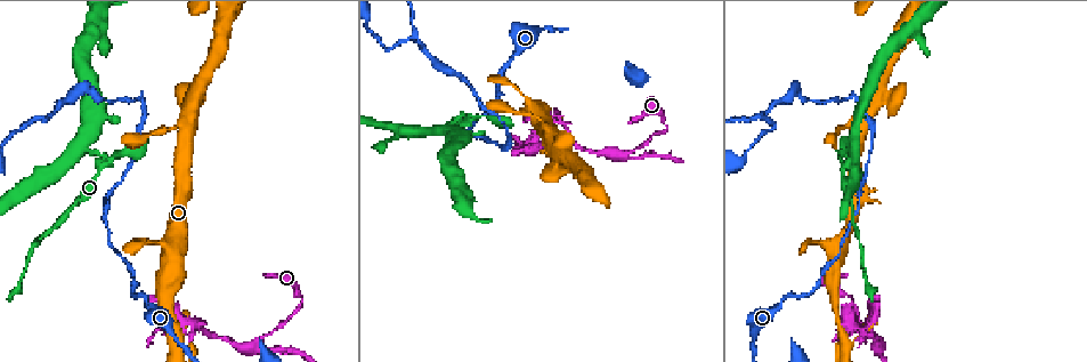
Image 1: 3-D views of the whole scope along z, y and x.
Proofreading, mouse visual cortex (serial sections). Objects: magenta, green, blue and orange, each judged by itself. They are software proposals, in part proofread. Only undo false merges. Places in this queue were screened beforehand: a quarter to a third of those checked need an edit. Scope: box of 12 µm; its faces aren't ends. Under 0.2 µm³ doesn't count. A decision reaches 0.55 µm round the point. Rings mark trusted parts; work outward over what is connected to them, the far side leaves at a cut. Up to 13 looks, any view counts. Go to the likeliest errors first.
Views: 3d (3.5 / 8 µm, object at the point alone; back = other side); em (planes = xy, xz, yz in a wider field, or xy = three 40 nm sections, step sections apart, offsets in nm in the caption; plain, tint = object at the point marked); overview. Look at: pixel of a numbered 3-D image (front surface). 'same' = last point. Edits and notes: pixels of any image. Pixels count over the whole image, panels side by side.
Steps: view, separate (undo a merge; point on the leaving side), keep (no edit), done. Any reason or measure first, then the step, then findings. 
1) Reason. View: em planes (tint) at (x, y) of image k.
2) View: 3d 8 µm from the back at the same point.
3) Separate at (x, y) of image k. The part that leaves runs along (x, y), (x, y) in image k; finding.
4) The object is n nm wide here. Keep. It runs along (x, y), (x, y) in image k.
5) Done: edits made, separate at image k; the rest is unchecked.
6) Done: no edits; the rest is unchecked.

Sharp bend. View: em xy step 2 (tint) at (475, 118) of image 1.

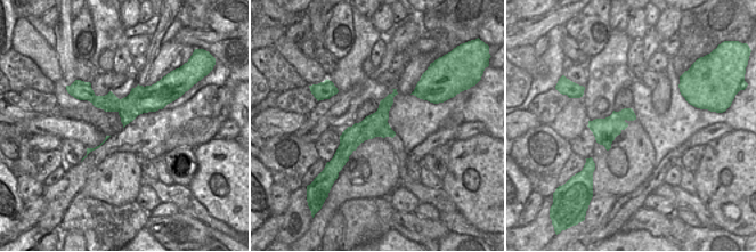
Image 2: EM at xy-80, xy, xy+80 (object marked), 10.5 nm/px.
See where the arms go. View: 3d 3.5 µm at the same point.

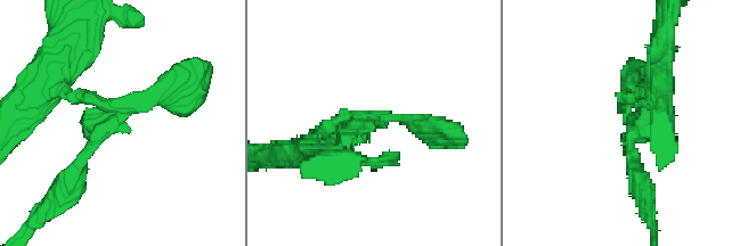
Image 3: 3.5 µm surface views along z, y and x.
Separate at (635, 104) of image 3. A border runs along (119, 111), (135, 118) in image 2; a second cell is stuck on.

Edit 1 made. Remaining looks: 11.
View: 3d 8 µm at (665, 129) of image 1.

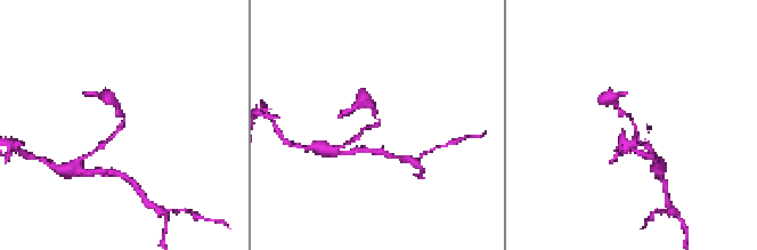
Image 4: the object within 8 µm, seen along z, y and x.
Shape alone is not enough. View: em planes (tint) at (632, 122) of image 4.

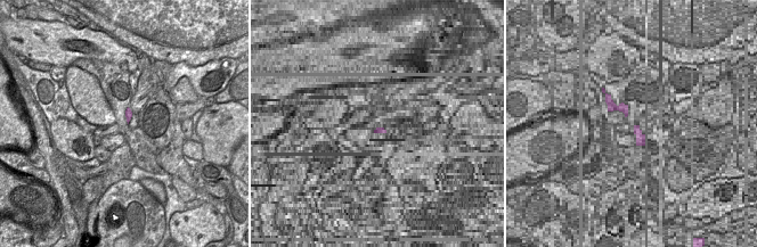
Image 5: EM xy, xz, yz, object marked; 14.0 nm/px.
The object is 100 nm wide here. Keep. It runs along (612, 101), (628, 114), (637, 139), (645, 145) in image 4; continuous, no second cell.

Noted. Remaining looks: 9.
Thick turns thin. View: 3d 3.5 µm at (627, 152) of image 1.

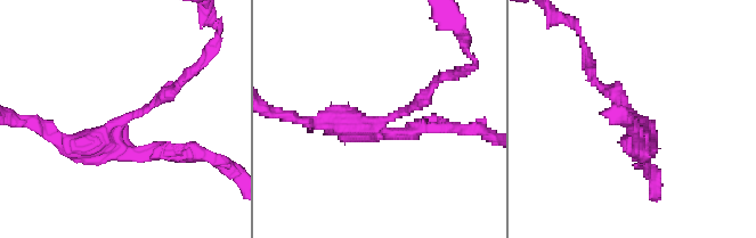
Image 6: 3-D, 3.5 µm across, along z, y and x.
Keep. It runs along (178, 88), (98, 140), (56, 137) in image 6; all the same cell.

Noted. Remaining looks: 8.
Abrupt turn. View: 3d 8 µm at (558, 122) of image 1.

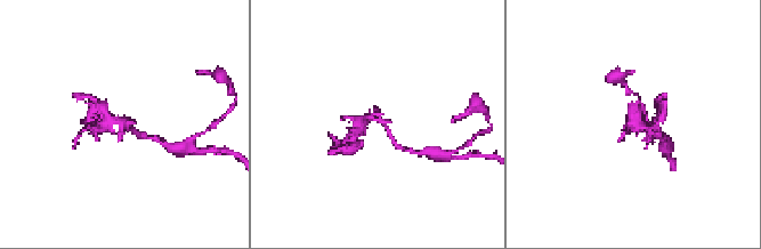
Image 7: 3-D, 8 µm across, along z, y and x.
View: 3d 3.5 µm at (379, 121) of image 7.

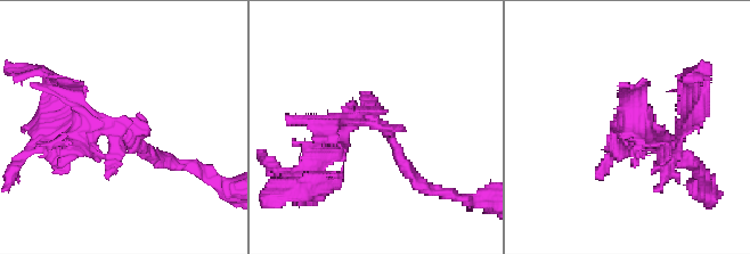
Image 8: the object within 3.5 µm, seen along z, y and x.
Shape alone is not enough. View: em planes (tint) at (118, 124) of image 8.

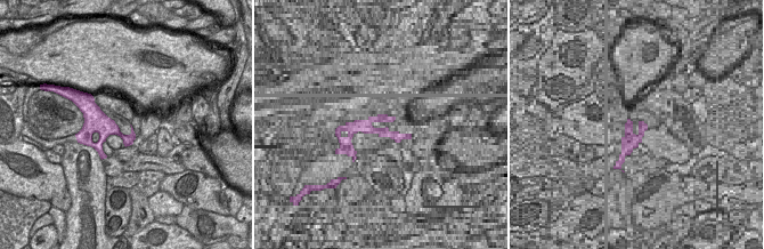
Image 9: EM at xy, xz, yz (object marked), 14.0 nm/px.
Separate at (108, 165) of image 8. The part that leaves runs along (135, 145), (117, 124), (65, 145) in image 8; a second cell is stuck on.

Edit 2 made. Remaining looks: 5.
Done: edits made, separate at image 3, separate at image 8; the rest is unchecked.

